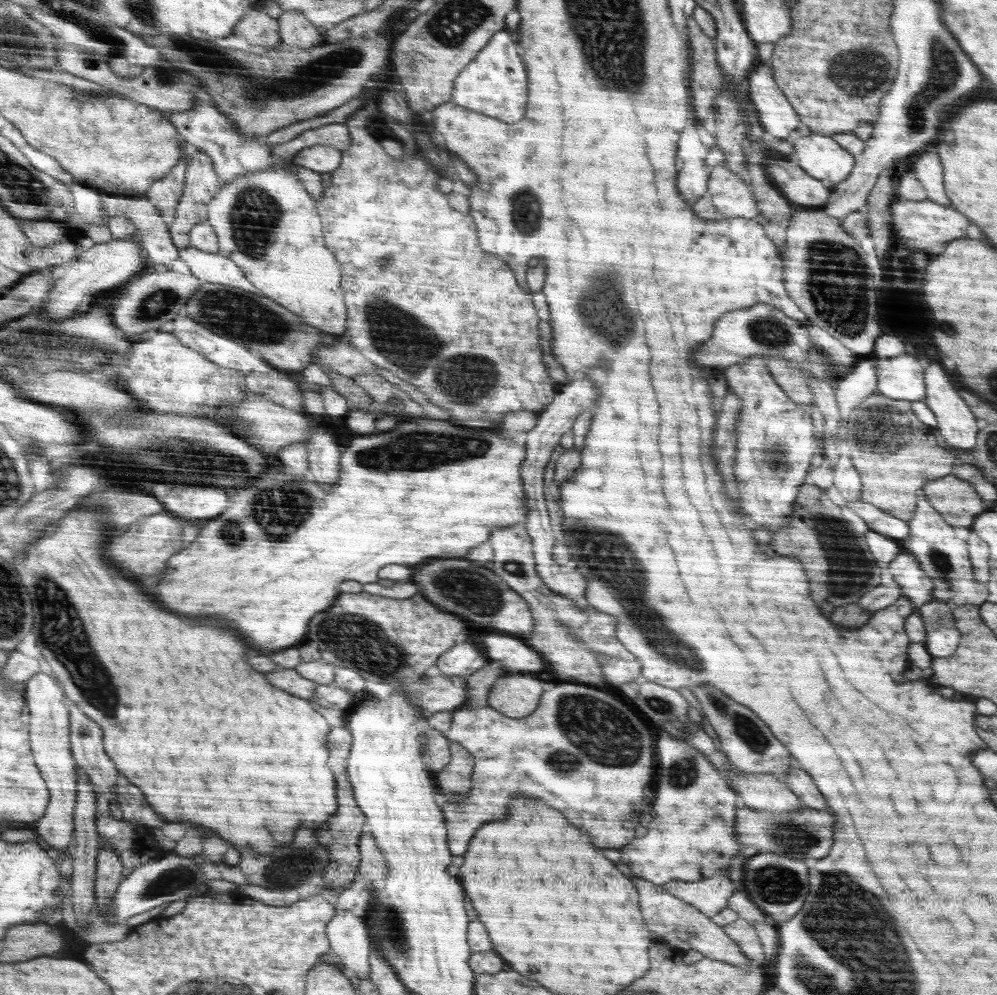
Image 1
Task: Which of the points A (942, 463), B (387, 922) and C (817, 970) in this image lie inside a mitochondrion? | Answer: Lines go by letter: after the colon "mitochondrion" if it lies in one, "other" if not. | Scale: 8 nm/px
A: other
B: mitochondrion
C: mitochondrion

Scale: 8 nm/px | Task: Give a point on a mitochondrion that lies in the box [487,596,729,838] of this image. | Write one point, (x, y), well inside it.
(620, 745)

